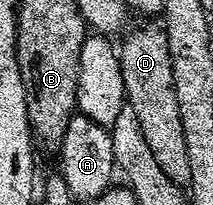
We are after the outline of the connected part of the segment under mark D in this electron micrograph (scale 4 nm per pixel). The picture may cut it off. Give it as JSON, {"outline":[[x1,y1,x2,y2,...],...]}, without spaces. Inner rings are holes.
{"outline":[[160,29,140,31,120,45,118,52,126,91,125,98,134,109,144,141,171,181,181,187,187,186,190,179,190,159,187,158,180,104,173,84,167,34]]}

